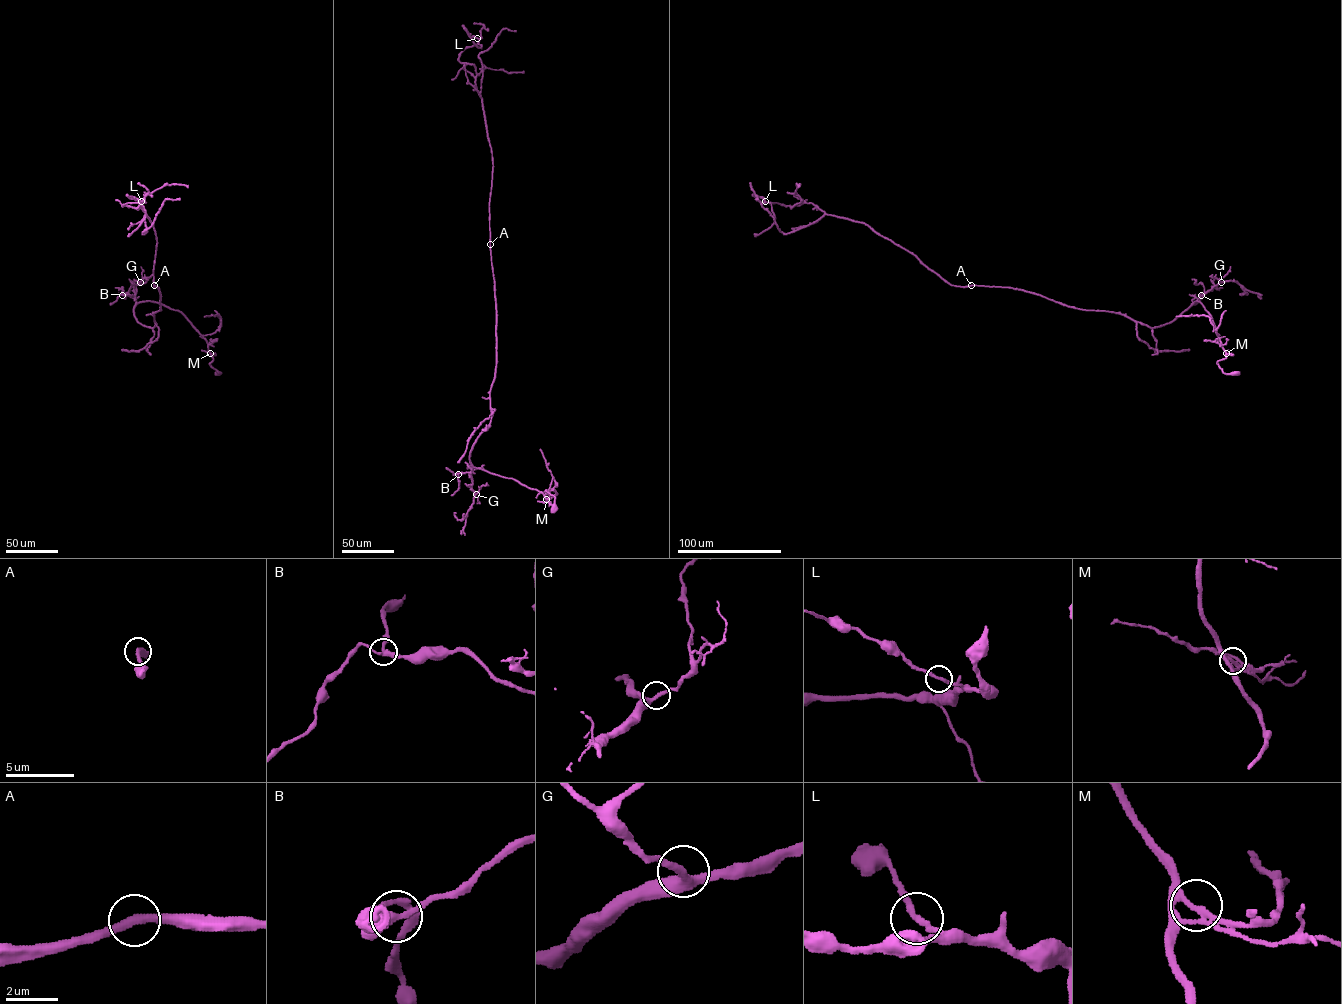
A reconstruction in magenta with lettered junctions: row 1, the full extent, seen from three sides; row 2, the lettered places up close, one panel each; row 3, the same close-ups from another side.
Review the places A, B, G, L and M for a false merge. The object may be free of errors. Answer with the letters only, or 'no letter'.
no letter

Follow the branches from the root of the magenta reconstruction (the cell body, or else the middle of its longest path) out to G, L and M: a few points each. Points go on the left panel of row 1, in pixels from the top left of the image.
G: (218, 374), (210, 364), (213, 358), (206, 341), (181, 312), (152, 301), (136, 302), (135, 286), (140, 282)
L: (218, 374), (181, 312), (134, 315), (153, 328), (160, 307), (153, 225), (122, 206), (141, 201)
M: (218, 374), (210, 364), (213, 360), (210, 353)

